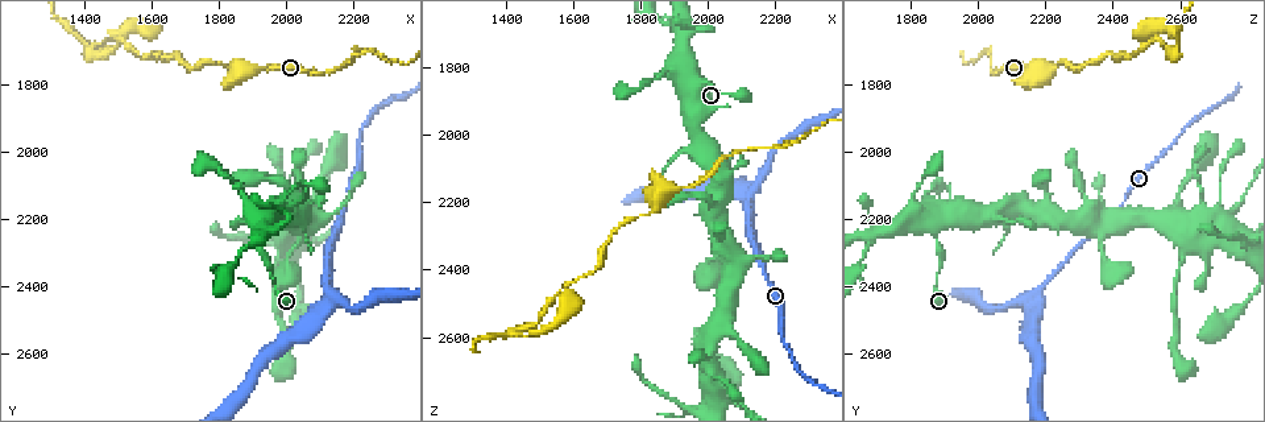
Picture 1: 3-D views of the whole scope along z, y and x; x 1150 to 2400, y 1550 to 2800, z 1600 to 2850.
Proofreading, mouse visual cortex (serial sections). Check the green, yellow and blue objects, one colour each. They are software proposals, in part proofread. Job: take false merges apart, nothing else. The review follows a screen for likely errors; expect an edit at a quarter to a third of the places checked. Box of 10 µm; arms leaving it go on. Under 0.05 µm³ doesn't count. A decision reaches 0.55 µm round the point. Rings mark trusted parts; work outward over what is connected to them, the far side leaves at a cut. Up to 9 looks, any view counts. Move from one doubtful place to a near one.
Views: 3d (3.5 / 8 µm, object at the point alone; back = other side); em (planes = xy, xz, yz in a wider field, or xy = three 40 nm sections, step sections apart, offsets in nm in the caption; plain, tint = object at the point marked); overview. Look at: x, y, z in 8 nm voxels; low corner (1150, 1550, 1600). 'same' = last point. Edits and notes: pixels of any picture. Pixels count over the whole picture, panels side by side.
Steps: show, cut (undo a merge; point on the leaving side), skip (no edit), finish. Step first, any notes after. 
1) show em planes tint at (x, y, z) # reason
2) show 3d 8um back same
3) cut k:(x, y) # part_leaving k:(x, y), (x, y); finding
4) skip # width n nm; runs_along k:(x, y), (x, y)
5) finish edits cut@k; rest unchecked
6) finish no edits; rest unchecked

show 3d 3.5um at (2010, 2230, 2610) # calibre changes

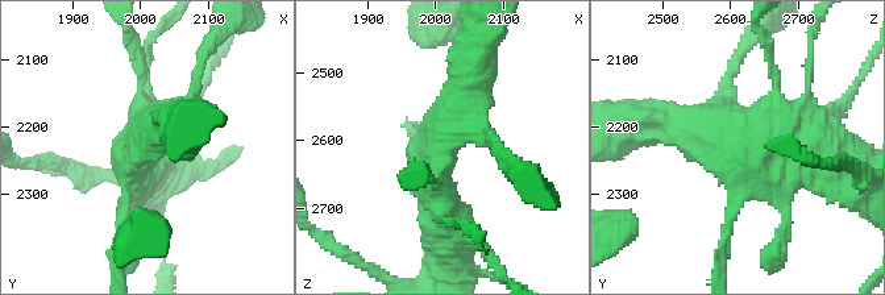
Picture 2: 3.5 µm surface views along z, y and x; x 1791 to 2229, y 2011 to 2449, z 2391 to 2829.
show em xy step 5 tint at (1995, 2225, 2615) # need the tissue

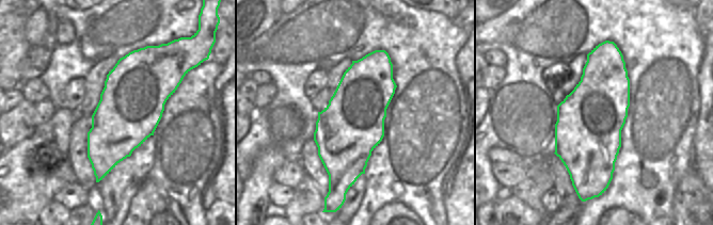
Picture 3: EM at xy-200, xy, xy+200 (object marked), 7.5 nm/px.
show em xy step 2 tint same

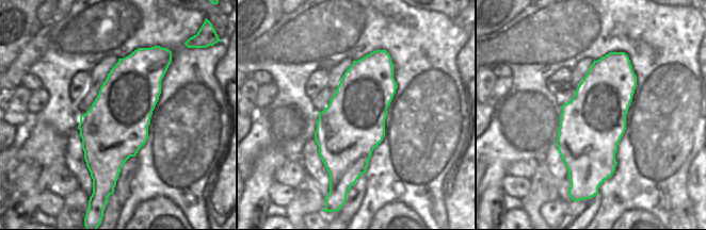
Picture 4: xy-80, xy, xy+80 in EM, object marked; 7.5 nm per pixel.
skip # runs_along 2:(668, 124), (823, 156); all the same cell

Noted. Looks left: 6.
show 3d 8um back at (1480, 1690, 2570) # abrupt turn

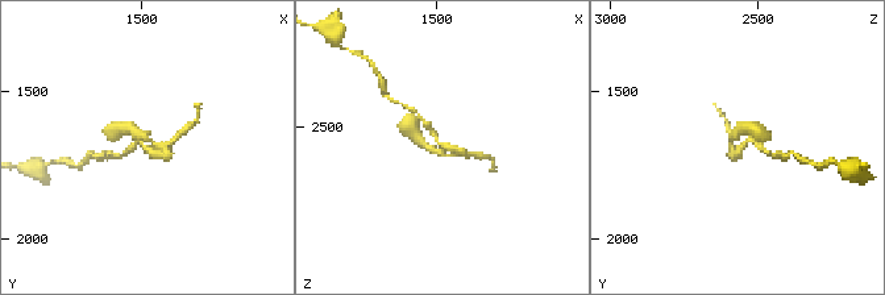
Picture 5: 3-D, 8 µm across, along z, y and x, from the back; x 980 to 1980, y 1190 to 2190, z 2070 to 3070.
show 3d 3.5um same # zoom in

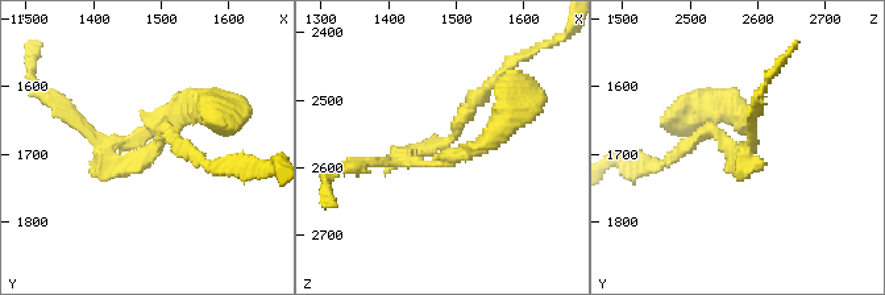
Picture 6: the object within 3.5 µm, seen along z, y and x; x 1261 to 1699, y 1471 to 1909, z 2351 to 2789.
show em xy step 5 tint at (1480, 1700, 2565) # arms 3; arm_widths 150, 150, 200 nm; now the EM

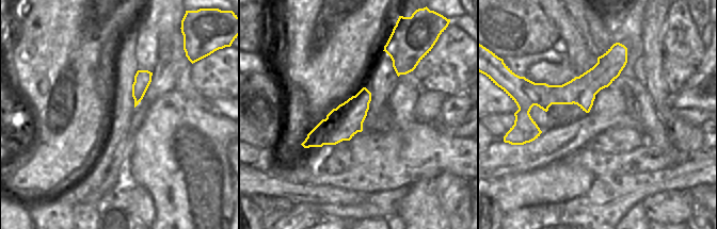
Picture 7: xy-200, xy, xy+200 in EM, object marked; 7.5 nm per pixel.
cut 6:(162, 112) # a second cell is stuck on

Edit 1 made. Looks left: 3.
show overview

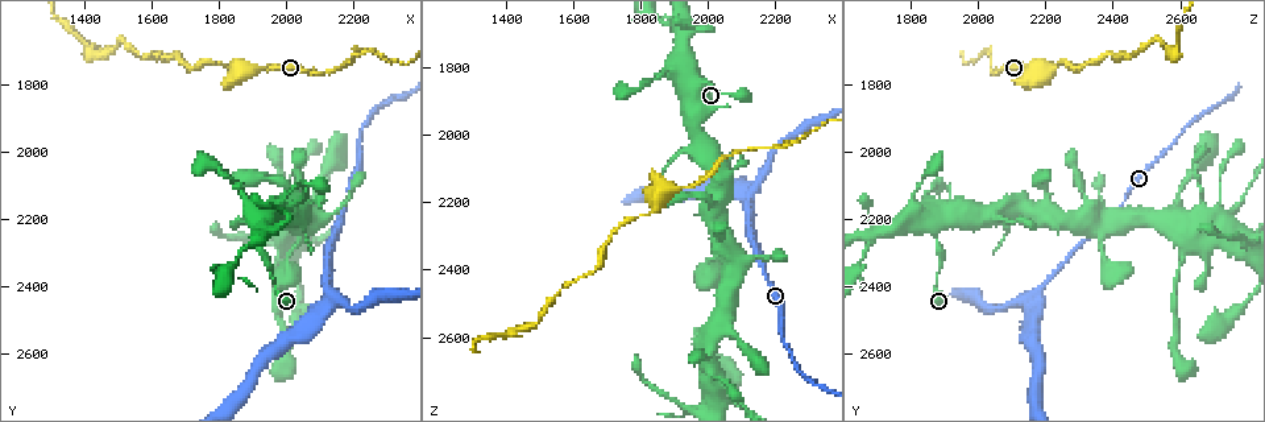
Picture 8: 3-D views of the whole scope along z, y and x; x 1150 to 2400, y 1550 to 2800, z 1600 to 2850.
show 3d 3.5um at (2130, 1780, 2040) # narrows sharply

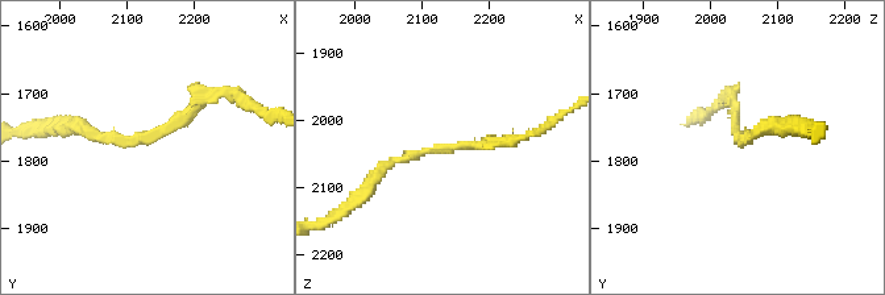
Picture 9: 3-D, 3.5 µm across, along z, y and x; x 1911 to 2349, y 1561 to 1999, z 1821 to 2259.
skip # runs_along 9:(362, 192), (406, 156), (507, 142); continuous, no second cell

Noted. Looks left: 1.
finish edits cut@6; rest unchecked

